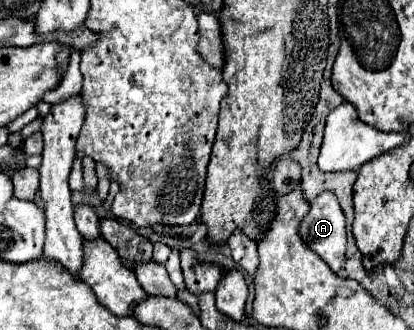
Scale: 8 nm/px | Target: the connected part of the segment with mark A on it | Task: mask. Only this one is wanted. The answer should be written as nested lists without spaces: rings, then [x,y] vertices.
[[[322,192],[310,204],[310,212],[302,218],[298,234],[334,272],[342,270],[344,260],[346,260],[346,256],[344,256],[346,254],[346,222],[344,222],[344,212],[342,212],[338,200],[334,198],[334,194]]]

